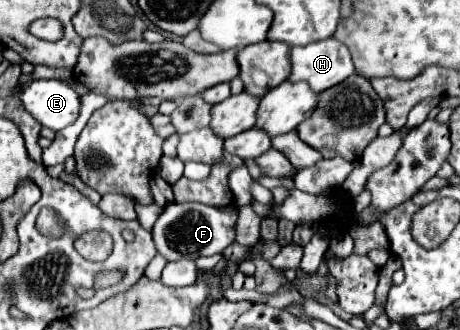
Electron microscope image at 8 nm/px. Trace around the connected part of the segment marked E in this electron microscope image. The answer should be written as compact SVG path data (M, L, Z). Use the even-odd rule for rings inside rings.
M37 79L21 93L27 111L53 131L73 125L79 117L81 97L73 85L59 79Z

